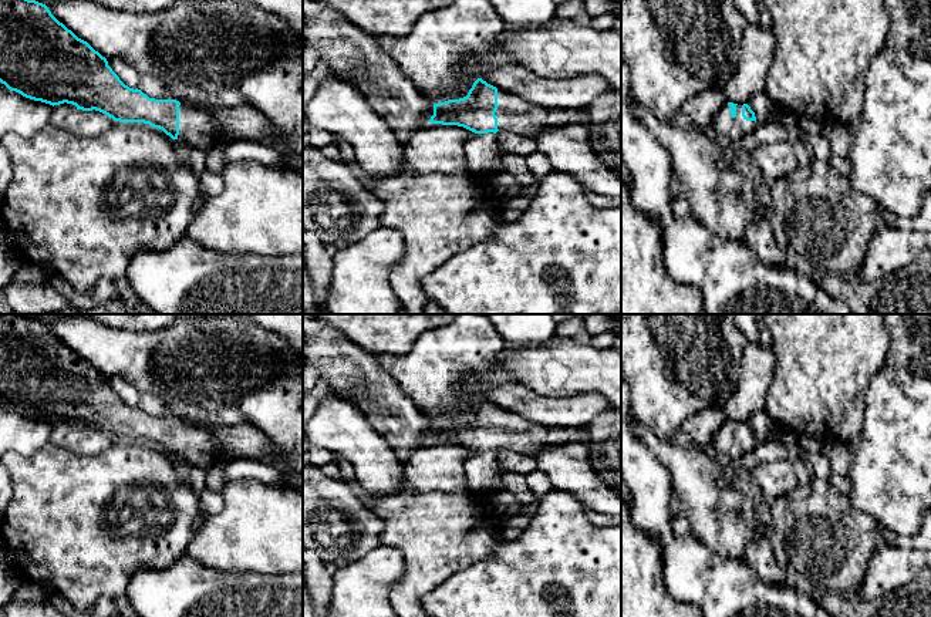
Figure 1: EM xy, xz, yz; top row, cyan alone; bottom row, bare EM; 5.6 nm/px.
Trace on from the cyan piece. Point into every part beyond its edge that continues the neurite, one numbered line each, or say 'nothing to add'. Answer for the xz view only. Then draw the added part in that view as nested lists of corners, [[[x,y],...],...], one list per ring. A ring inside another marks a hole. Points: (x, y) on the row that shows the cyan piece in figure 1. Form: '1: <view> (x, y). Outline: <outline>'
1: xz (513, 114). Outline: [[[497,90],[497,118],[499,131],[510,131],[523,135],[556,128],[566,124],[588,125],[588,114],[586,108],[574,111],[553,109],[524,101],[517,95],[512,95]]]

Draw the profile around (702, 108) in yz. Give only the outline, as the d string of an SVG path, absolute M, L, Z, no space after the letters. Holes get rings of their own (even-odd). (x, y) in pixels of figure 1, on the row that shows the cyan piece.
M709 88L701 94L689 97L681 111L701 131L712 134L718 112L728 104L722 90Z

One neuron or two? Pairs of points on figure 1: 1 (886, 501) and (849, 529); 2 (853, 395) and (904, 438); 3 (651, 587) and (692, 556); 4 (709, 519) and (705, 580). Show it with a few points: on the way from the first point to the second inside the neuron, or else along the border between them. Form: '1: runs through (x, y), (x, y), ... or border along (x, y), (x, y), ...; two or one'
1: border along (846, 494), (859, 509), (869, 513), (877, 522); two
2: border along (876, 374), (866, 391), (863, 428), (856, 438); two
3: border along (658, 546), (663, 585), (673, 597), (681, 602); two
4: border along (688, 532), (718, 555), (739, 562); two

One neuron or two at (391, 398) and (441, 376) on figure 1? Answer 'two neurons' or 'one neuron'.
two neurons

